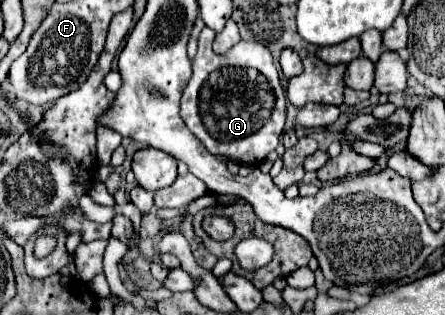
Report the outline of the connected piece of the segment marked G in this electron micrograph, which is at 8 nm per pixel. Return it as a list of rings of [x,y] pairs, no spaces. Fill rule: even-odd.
[[[203,27],[199,35],[193,75],[181,97],[181,119],[209,153],[231,155],[243,165],[257,165],[279,143],[287,97],[279,85],[279,73],[267,47],[239,41],[227,53],[217,55],[211,49],[215,35],[209,27]]]

